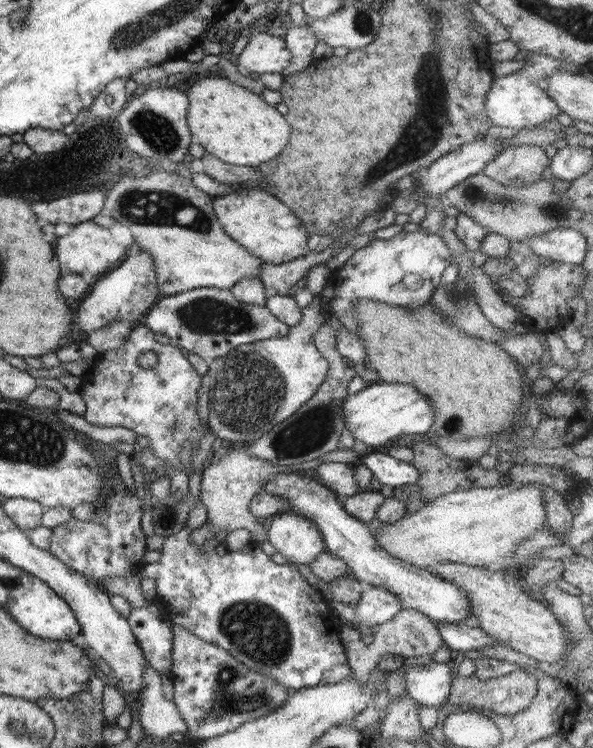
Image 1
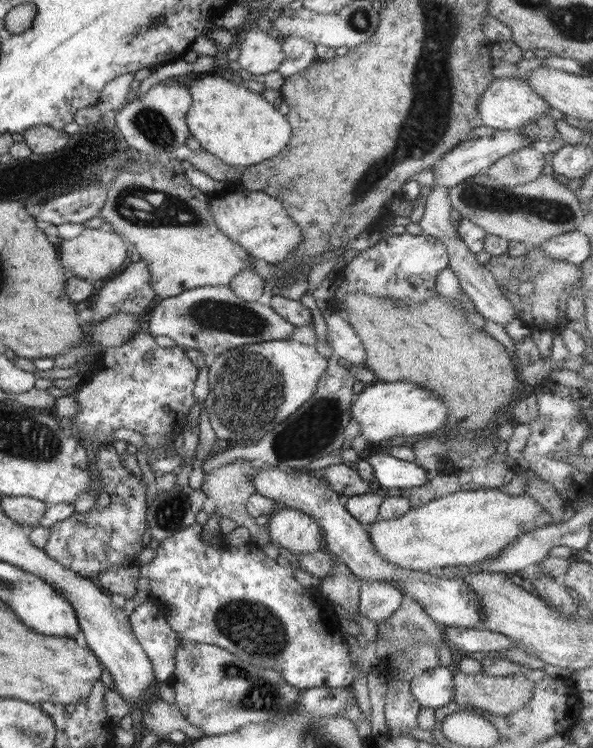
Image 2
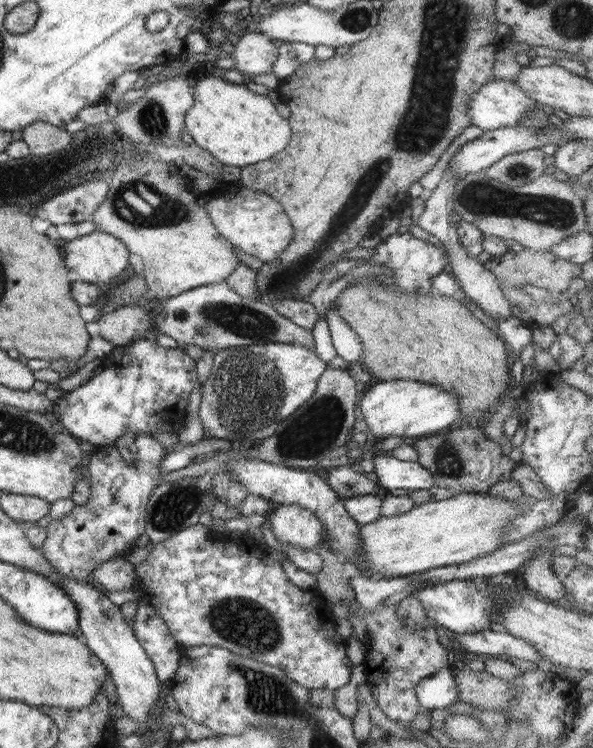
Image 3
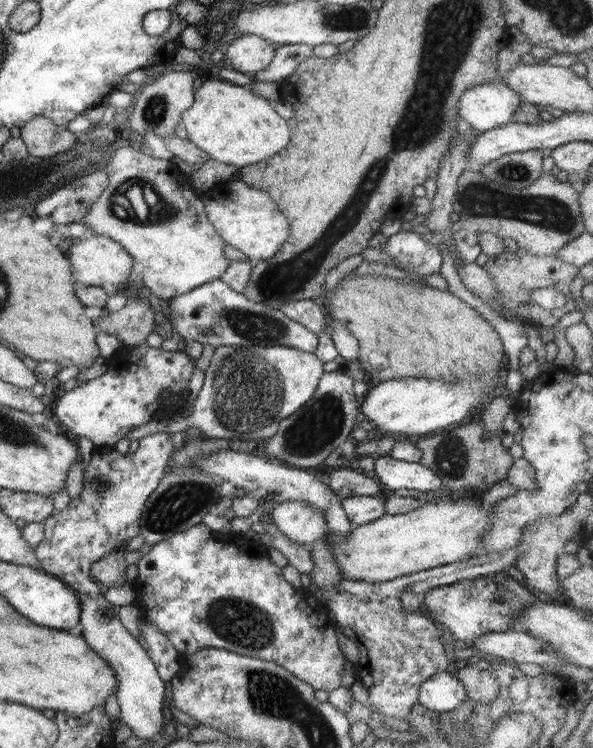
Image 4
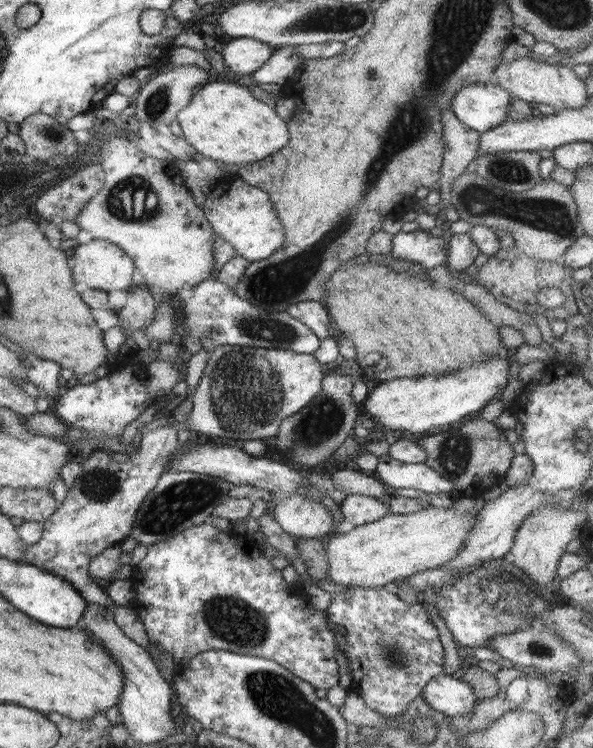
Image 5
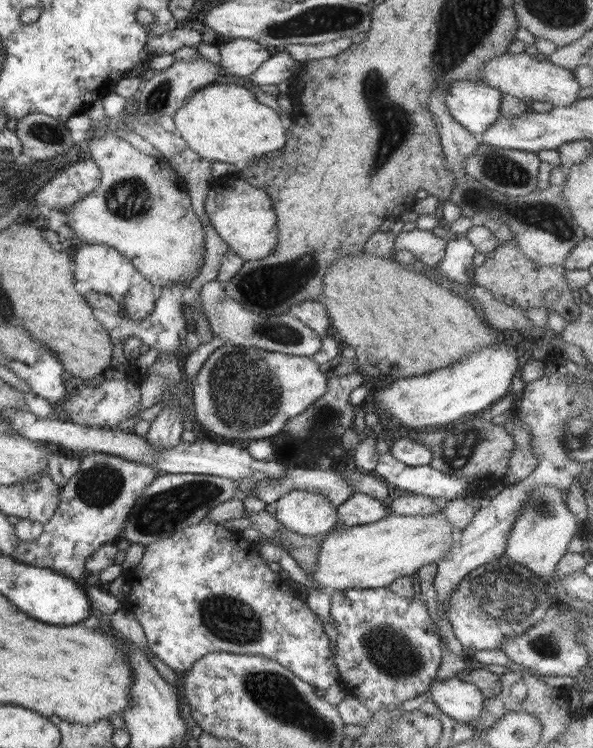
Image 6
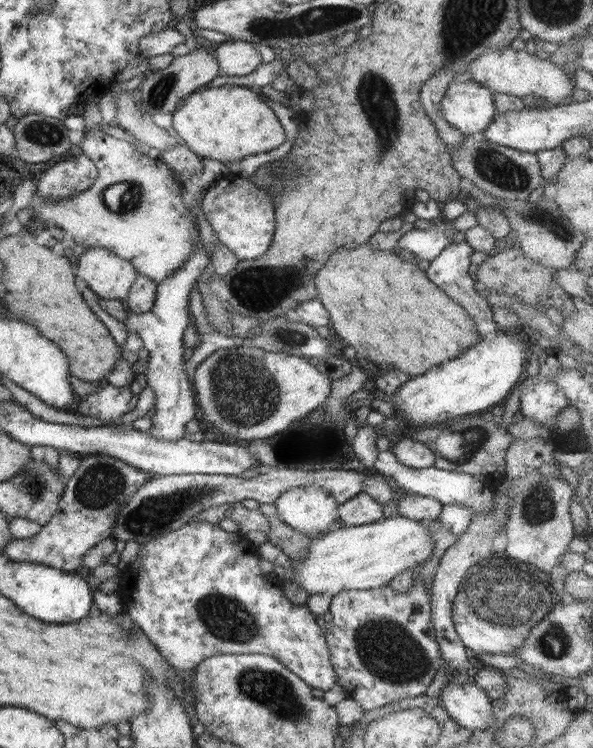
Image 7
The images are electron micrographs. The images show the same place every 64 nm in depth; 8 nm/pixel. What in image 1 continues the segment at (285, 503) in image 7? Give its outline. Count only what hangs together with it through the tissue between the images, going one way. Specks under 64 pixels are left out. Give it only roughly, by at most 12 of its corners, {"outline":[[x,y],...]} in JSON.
{"outline":[[296,513],[269,519],[266,538],[292,564],[324,551],[321,530]]}

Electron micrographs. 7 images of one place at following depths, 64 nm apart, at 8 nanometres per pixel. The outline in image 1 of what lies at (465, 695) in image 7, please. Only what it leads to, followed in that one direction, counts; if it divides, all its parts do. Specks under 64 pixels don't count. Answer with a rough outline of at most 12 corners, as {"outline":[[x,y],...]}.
{"outline":[[416,661],[404,677],[421,706],[446,703],[453,679],[448,663]]}

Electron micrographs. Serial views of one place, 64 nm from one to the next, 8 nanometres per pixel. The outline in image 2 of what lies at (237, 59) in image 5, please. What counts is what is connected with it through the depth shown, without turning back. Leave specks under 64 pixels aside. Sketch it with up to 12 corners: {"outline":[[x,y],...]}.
{"outline":[[258,27],[240,38],[237,62],[253,75],[278,70],[282,40]]}

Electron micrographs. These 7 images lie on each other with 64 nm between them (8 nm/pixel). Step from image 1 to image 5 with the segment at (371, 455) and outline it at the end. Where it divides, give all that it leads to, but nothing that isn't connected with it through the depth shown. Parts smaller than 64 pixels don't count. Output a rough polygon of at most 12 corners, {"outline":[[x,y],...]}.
{"outline":[[382,455],[373,474],[392,488],[455,497],[454,483],[425,462]]}

